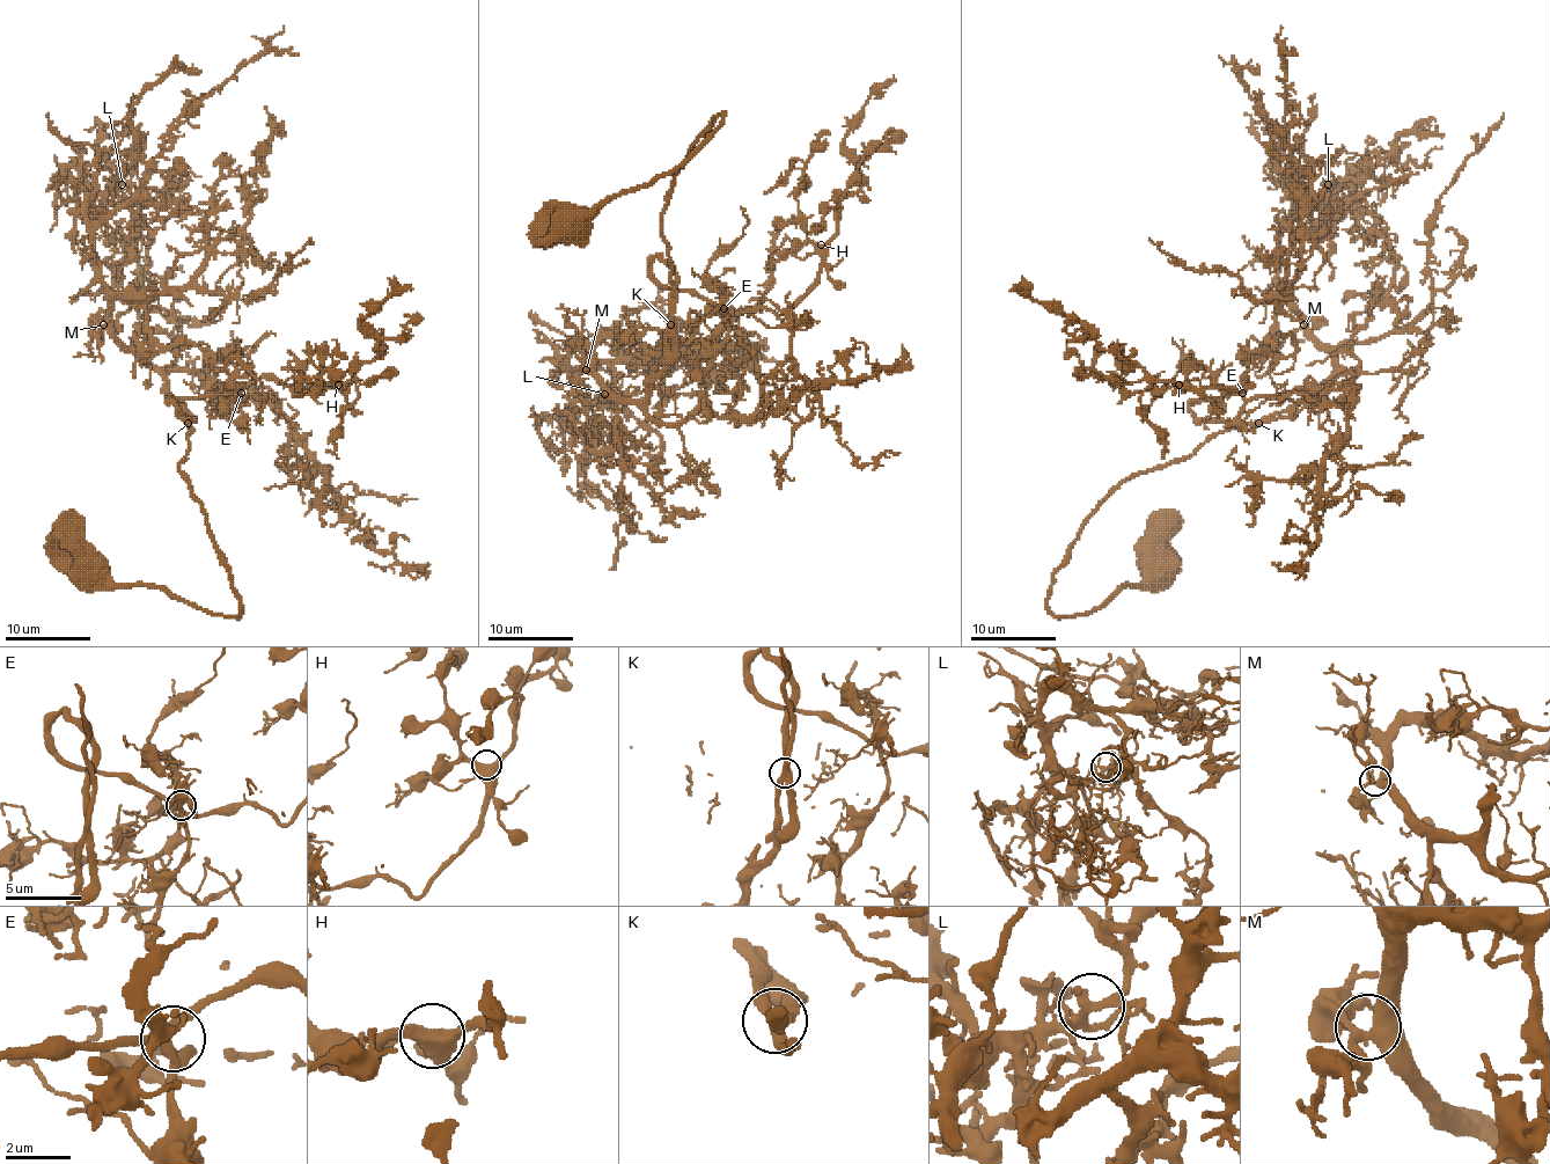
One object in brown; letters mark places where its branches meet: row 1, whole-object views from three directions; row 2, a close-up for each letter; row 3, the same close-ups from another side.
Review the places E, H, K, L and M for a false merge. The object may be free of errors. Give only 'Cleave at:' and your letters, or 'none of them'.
Cleave at: none of them

